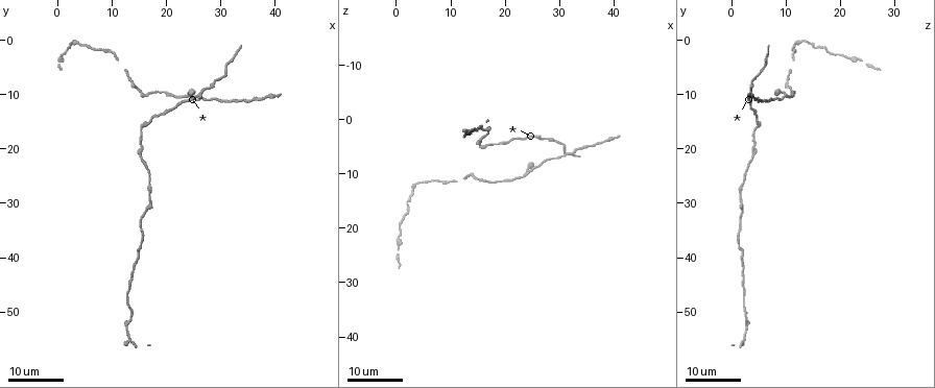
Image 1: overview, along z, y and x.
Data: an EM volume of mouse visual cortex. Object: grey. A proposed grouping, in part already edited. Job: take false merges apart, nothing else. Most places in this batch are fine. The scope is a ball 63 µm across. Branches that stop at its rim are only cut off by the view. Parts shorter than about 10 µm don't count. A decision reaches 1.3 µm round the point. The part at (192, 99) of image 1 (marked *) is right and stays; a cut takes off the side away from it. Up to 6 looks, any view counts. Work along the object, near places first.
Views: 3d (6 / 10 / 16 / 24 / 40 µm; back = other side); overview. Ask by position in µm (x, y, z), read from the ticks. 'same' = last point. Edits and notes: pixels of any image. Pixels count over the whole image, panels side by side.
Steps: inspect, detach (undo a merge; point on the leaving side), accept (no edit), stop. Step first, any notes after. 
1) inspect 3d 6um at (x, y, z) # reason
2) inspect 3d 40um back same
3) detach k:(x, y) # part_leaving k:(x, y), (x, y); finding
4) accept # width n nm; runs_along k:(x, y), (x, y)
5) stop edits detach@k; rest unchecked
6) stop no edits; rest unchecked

inspect 3d 16um at (15.5, 9.0, 10.5) # narrows sharply

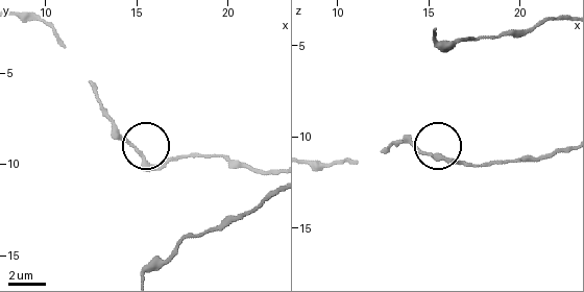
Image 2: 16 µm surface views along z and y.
inspect 3d 10um at (14.9, 9.3, 11.0)

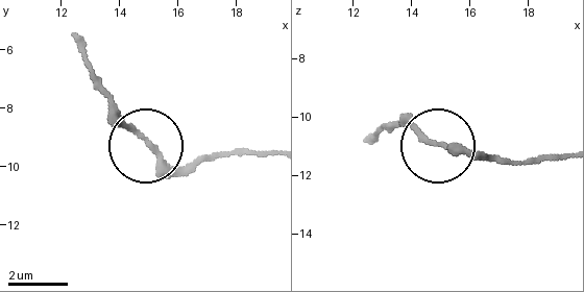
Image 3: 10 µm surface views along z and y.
accept # one neuron here

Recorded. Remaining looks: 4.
inspect 3d 24um at (28.0, 11.0, 7.0)

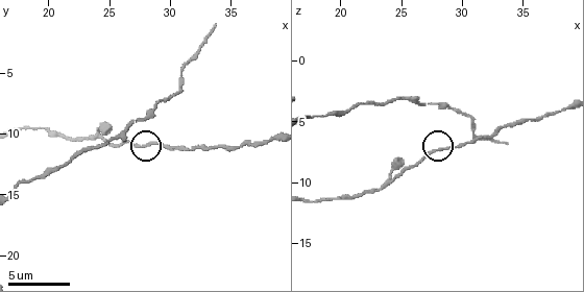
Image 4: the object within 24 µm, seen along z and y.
inspect 3d 6um at (28.6, 10.8, 7.0)

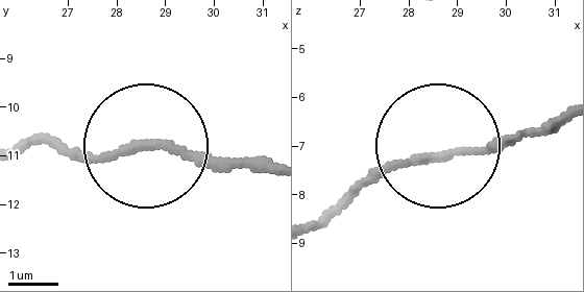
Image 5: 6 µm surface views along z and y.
inspect 3d 6um back at (28.50, 10.85, 7.15)

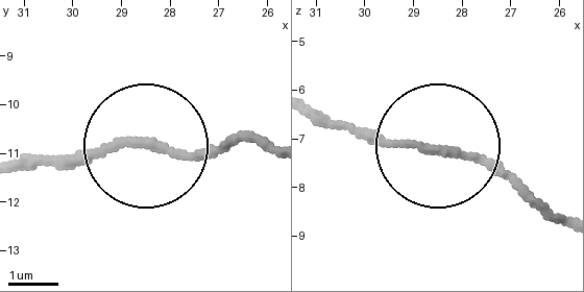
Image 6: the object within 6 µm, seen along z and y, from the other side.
accept # side_arm 15 um; one neuron here

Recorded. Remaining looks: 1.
stop no edits; rest unchecked

